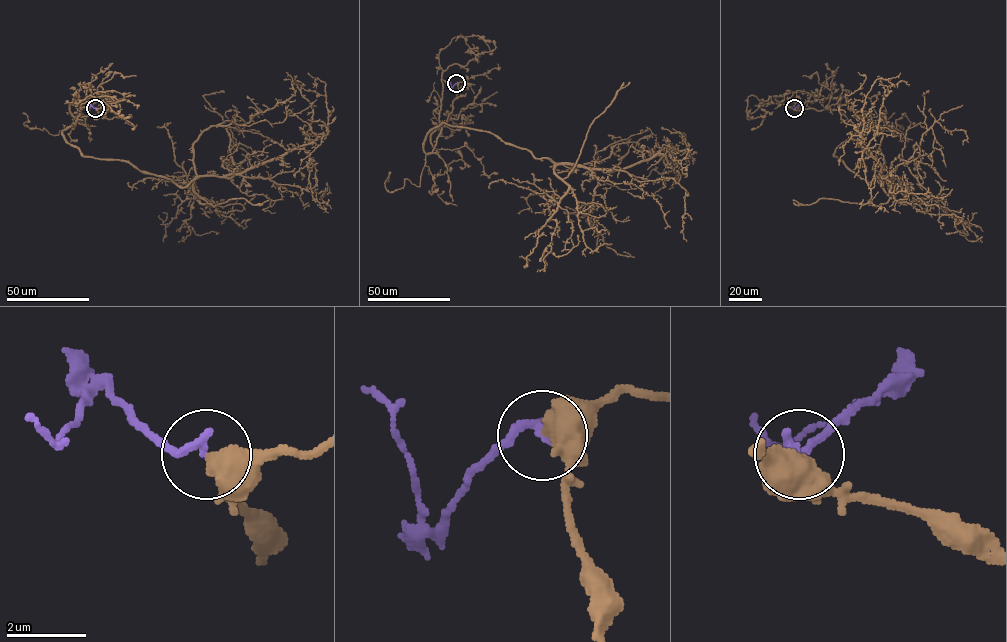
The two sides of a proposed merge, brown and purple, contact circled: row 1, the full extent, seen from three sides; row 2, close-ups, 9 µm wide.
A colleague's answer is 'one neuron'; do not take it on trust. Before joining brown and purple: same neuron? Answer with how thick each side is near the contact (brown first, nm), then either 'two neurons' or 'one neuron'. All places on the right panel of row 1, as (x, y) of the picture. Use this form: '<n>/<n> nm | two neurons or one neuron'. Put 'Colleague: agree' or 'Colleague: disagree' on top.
Colleague: disagree
700/240 nm | two neurons

